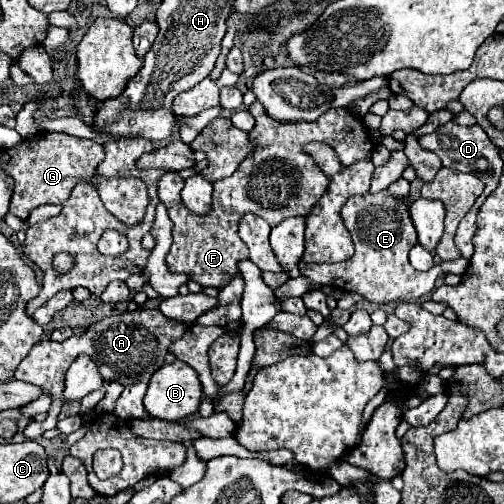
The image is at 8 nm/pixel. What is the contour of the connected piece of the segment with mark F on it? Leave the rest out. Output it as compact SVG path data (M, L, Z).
M255 100L249 106L255 118L255 128L249 132L251 142L255 142L255 152L251 158L243 160L241 166L223 180L213 184L213 208L207 214L187 212L181 200L183 178L177 172L169 172L159 178L159 200L167 206L169 218L173 222L173 244L165 258L169 272L187 274L193 282L201 286L223 288L239 274L239 262L247 260L247 246L237 234L239 218L247 212L259 214L271 226L291 216L307 216L317 200L329 186L329 178L319 170L315 160L303 152L307 142L329 144L343 166L351 166L359 160L371 158L373 142L359 116L353 116L345 108L333 108L321 114L315 122L281 122L267 116L265 108Z

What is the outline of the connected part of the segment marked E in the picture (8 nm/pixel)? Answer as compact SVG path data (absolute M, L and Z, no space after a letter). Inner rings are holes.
M387 190L377 194L353 196L341 208L341 218L347 230L355 236L355 254L337 264L305 264L301 266L301 274L311 278L317 284L333 286L343 292L359 292L369 302L385 304L391 300L419 300L433 292L435 280L441 272L463 274L469 266L469 260L459 258L455 262L443 262L439 268L431 268L427 272L417 272L409 264L409 250L417 244L415 226L409 220L409 204L391 196Z

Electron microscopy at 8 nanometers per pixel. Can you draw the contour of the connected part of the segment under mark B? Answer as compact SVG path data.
M175 360L173 364L161 366L151 376L143 404L145 404L145 410L153 418L161 418L161 420L169 420L169 422L179 422L181 418L187 418L187 416L191 416L191 414L195 414L199 410L201 398L203 398L203 390L201 390L201 382L199 382L195 370L191 366L187 366L185 362Z

